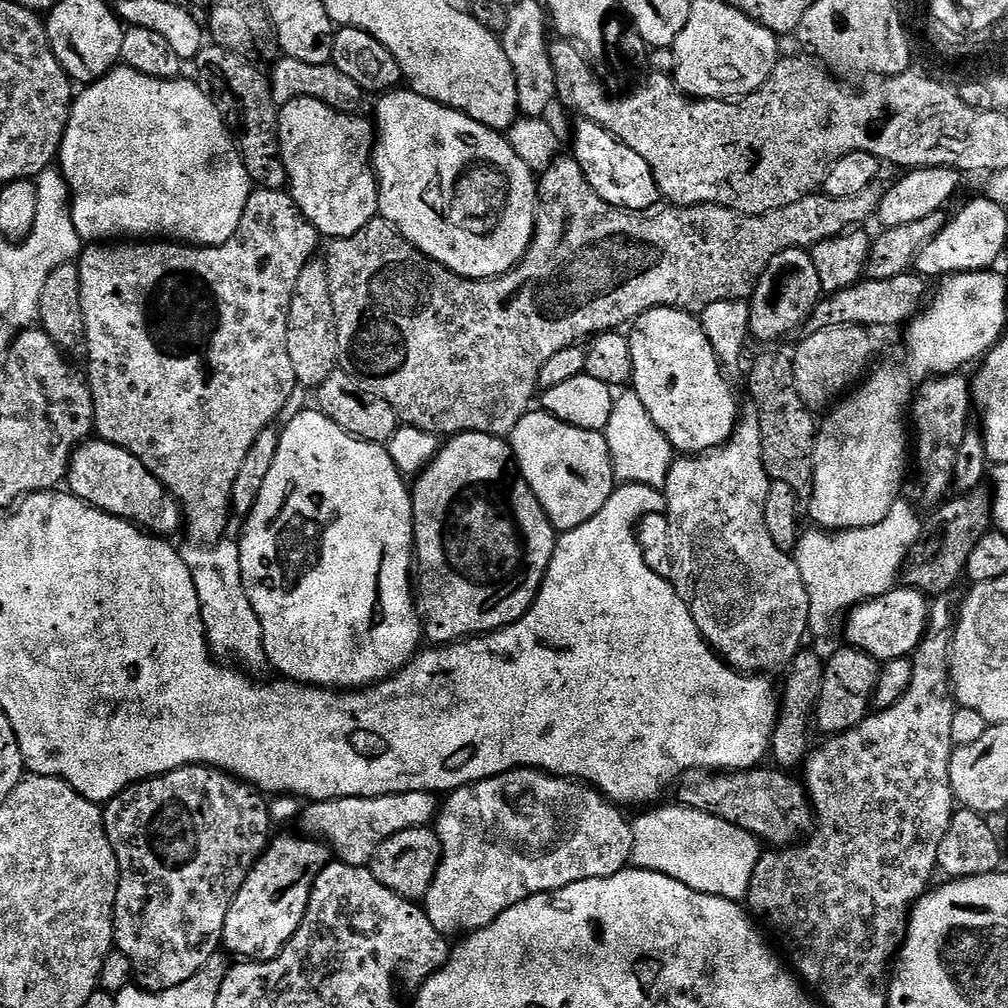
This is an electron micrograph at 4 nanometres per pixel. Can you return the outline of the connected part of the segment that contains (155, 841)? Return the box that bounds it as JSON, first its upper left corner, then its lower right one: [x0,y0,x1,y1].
[106,764,274,990]

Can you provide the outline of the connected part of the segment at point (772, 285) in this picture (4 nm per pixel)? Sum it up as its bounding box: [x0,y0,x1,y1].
[750,248,824,340]

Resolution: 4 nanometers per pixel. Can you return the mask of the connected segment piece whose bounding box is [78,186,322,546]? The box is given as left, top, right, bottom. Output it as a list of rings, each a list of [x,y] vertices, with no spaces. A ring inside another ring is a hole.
[[[257,187],[253,191],[251,198],[248,199],[248,206],[244,211],[244,218],[240,223],[240,229],[234,234],[234,238],[230,238],[230,242],[220,244],[216,248],[202,248],[199,246],[189,246],[183,242],[96,242],[91,246],[85,247],[78,257],[78,267],[80,277],[82,278],[82,298],[85,308],[86,326],[86,344],[88,340],[88,368],[86,367],[86,375],[88,377],[88,387],[92,389],[92,401],[94,402],[94,410],[96,411],[96,427],[99,439],[122,446],[126,450],[130,450],[144,465],[157,476],[157,478],[168,487],[169,492],[173,493],[182,505],[182,511],[186,517],[186,532],[193,536],[195,543],[200,546],[210,544],[219,544],[225,539],[228,528],[228,515],[233,515],[232,491],[234,490],[235,480],[239,476],[239,471],[244,467],[247,461],[247,455],[250,454],[251,448],[257,442],[259,435],[270,427],[273,423],[272,419],[283,410],[288,404],[288,399],[295,394],[298,389],[298,381],[296,378],[296,370],[294,362],[291,358],[291,350],[288,345],[288,337],[290,335],[290,321],[292,318],[293,297],[296,294],[296,287],[300,282],[300,276],[309,264],[313,263],[316,252],[316,243],[321,243],[322,237],[317,232],[316,227],[308,221],[308,217],[300,210],[299,204],[287,191],[277,190],[274,188]]]

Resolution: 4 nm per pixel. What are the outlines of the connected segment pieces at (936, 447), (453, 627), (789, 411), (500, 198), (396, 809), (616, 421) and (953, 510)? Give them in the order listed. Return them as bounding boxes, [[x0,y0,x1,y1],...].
[[914,374,974,506],[412,432,558,646],[752,352,818,494],[374,90,540,280],[298,792,438,865],[606,390,674,489],[902,486,994,598]]

